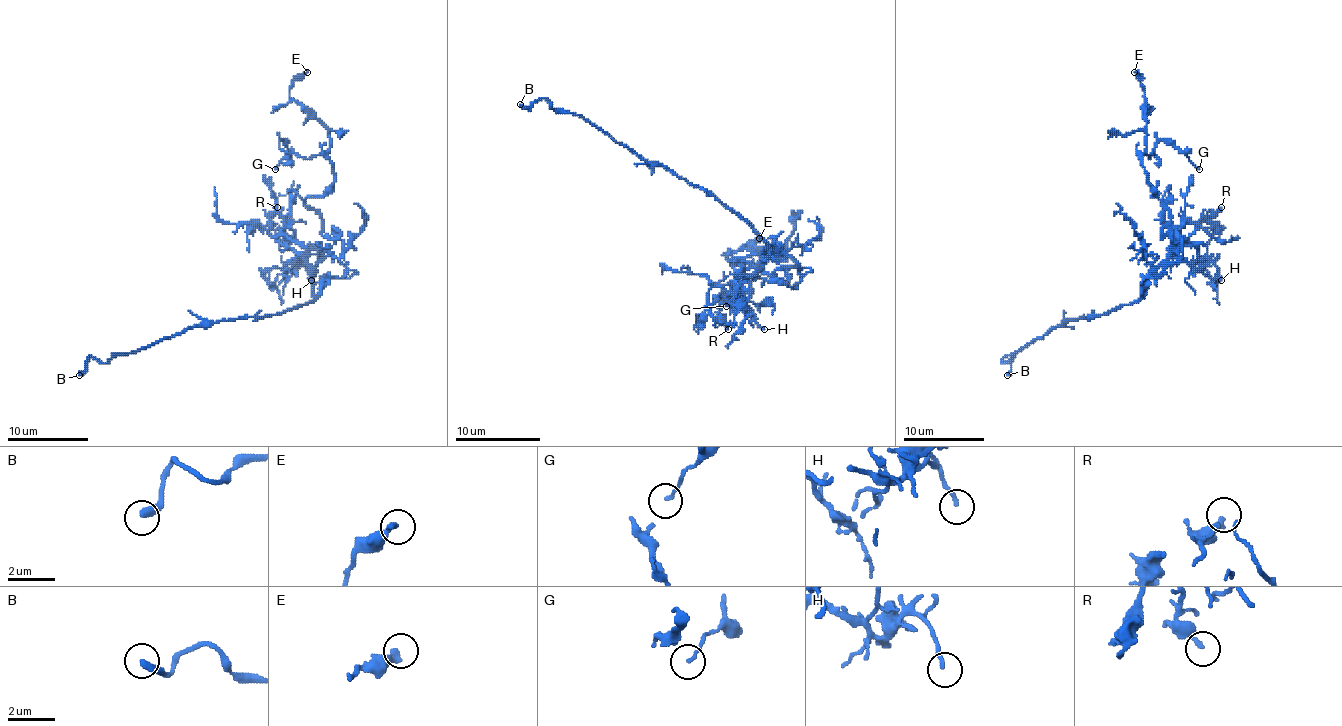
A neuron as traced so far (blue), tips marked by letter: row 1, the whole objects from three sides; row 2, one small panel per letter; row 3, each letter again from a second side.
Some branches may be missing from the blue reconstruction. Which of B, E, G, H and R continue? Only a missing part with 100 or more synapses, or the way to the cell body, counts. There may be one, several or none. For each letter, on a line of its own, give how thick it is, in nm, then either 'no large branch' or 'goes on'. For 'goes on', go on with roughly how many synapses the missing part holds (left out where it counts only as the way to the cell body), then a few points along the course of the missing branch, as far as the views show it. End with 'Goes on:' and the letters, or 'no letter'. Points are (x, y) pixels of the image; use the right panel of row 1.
B: 340 nm | goes on
E: 340 nm | no large branch
G: 90 nm | no large branch
H: 150 nm | no large branch
R: 240 nm | no large branch
Goes on: B

